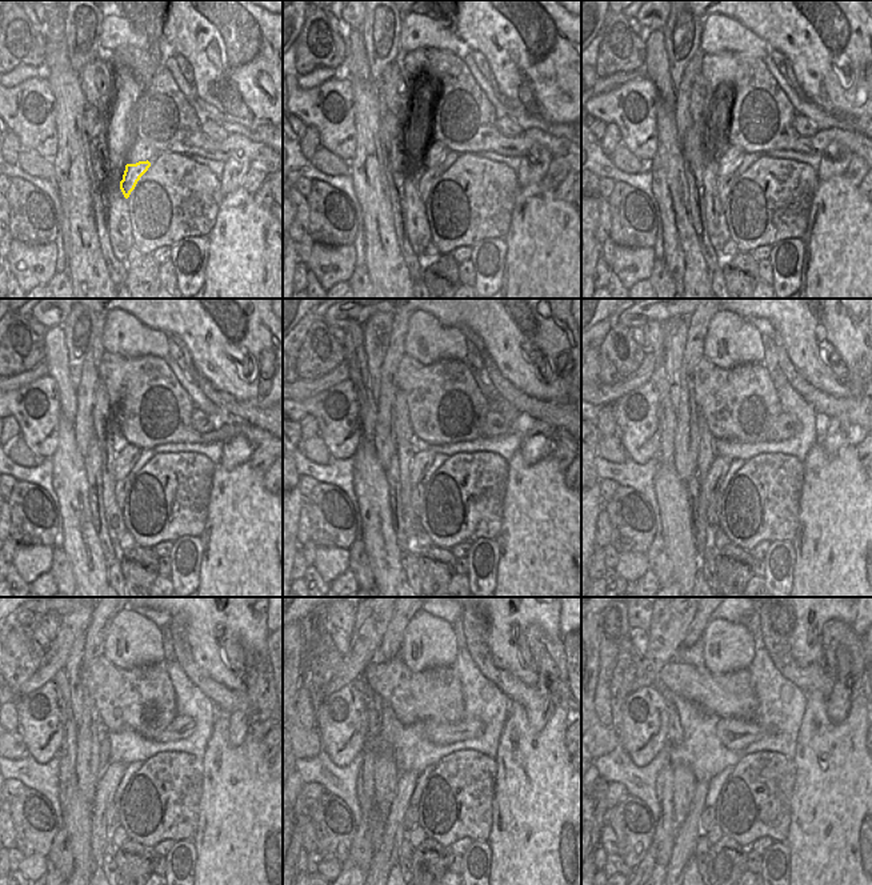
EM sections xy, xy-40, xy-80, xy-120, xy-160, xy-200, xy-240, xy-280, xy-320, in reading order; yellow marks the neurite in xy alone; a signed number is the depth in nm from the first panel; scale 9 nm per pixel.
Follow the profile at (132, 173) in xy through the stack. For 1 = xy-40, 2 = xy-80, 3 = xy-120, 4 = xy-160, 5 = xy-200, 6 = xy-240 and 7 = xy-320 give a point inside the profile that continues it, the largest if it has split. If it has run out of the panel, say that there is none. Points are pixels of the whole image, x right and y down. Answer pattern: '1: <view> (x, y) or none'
1: xy-40 (426, 177)
2: xy-80 (724, 183)
3: xy-120 (123, 485)
4: xy-160 (418, 491)
5: xy-200 (714, 509)
6: xy-240 (112, 816)
7: xy-320 (708, 817)

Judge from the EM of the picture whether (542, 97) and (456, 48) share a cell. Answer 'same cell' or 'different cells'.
different cells

